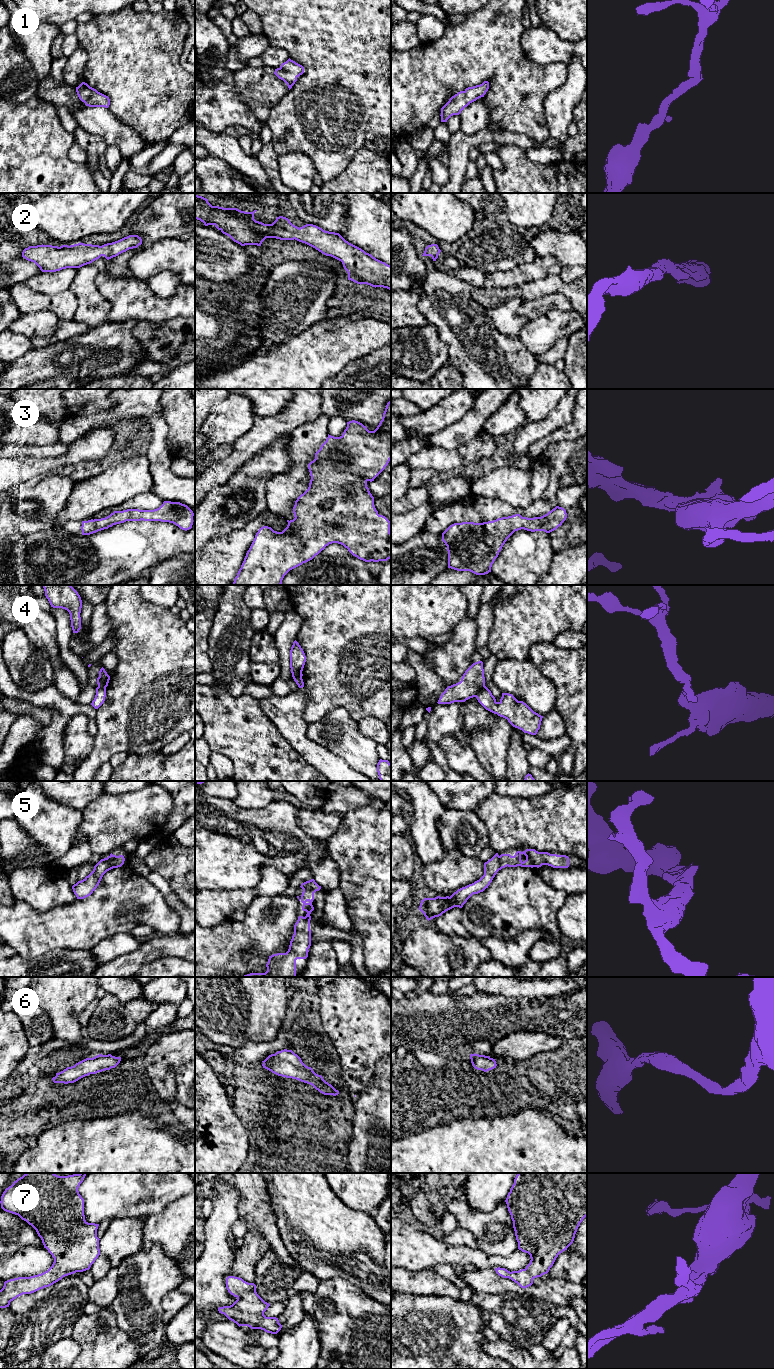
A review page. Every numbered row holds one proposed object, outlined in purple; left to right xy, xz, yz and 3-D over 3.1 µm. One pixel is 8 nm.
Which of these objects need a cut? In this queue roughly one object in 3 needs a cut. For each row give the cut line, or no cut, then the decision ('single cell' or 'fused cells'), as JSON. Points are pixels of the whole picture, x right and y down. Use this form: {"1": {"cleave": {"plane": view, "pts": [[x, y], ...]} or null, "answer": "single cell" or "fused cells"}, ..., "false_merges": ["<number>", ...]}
{"1": {"cleave": null, "answer": "single cell"}, "2": {"cleave": null, "answer": "single cell"}, "3": {"cleave": null, "answer": "single cell"}, "4": {"cleave": {"plane": "yz", "pts": [[485, 686], [475, 696]]}, "answer": "fused cells"}, "5": {"cleave": null, "answer": "single cell"}, "6": {"cleave": null, "answer": "single cell"}, "7": {"cleave": null, "answer": "single cell"}, "false_merges": ["4"]}

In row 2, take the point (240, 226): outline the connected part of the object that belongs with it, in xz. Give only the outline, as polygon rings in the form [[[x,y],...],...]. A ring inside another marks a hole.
[[[195,195],[195,219],[205,226],[214,225],[241,246],[261,246],[266,238],[295,239],[341,261],[348,280],[391,291],[391,266],[349,243],[339,233],[325,231],[313,224],[299,228],[283,216],[277,217],[272,224],[264,224],[254,219],[256,211],[212,206],[208,199]]]

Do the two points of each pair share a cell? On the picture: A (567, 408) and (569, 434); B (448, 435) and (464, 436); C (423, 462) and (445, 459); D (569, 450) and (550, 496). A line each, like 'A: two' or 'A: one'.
A: two
B: one
C: one
D: one

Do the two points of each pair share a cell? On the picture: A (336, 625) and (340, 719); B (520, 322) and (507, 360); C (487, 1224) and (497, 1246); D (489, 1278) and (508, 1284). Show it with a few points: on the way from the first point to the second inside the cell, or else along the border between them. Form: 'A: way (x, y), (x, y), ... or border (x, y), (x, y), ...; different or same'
A: border (319, 719), (329, 710), (342, 706), (357, 721); different
B: border (494, 325), (501, 333), (518, 337); different
C: way (491, 1229), (497, 1237), (497, 1241); same
D: way (494, 1283), (503, 1284); same

